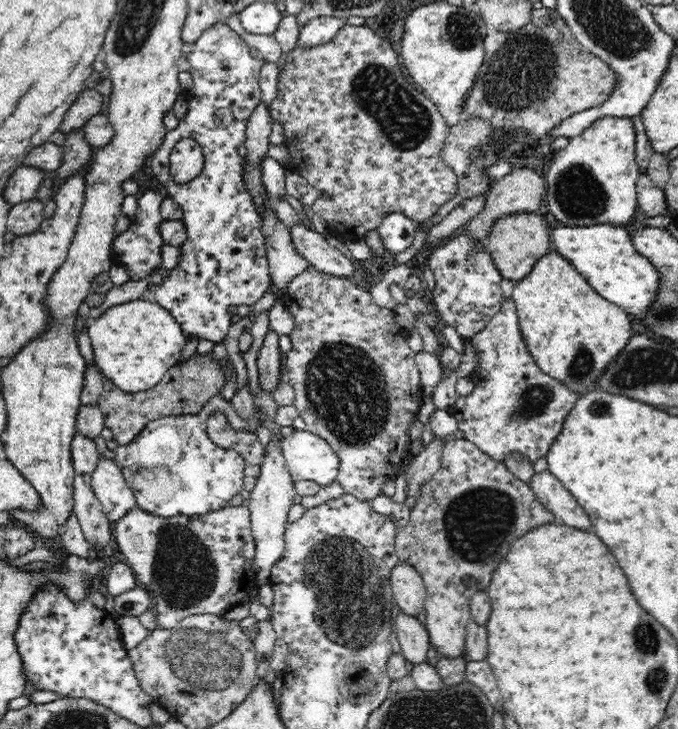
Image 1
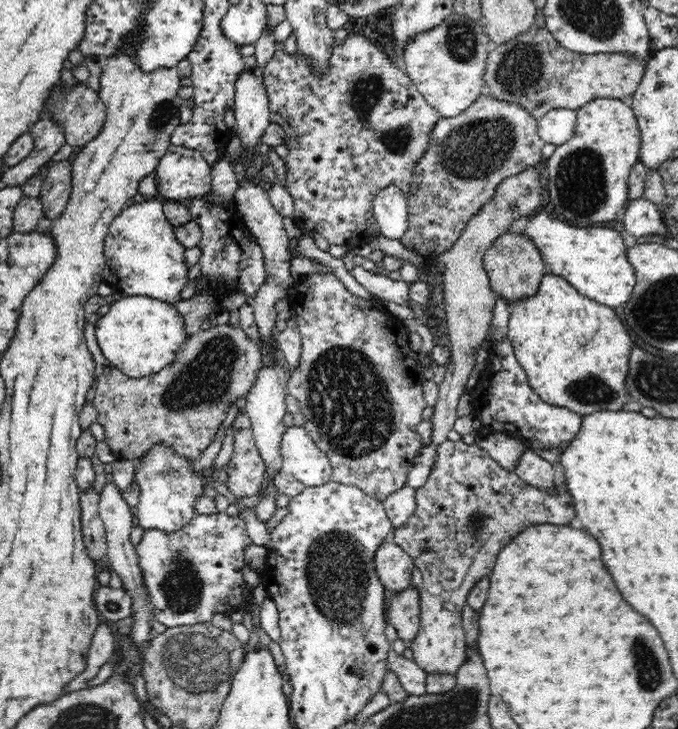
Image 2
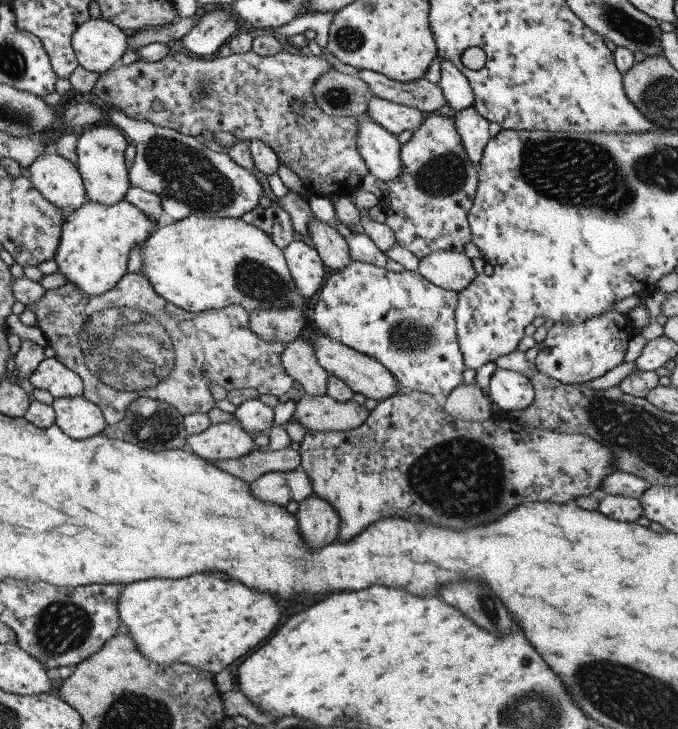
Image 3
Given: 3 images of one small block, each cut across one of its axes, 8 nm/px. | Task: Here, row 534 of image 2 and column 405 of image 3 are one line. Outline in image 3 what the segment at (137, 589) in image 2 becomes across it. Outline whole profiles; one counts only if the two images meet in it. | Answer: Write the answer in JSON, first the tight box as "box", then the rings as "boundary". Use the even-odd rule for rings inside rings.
{"box":[366,95,423,135],"boundary":[[[372,95],[366,112],[369,118],[387,132],[397,135],[403,130],[414,131],[423,120],[416,108],[398,105]]]}

